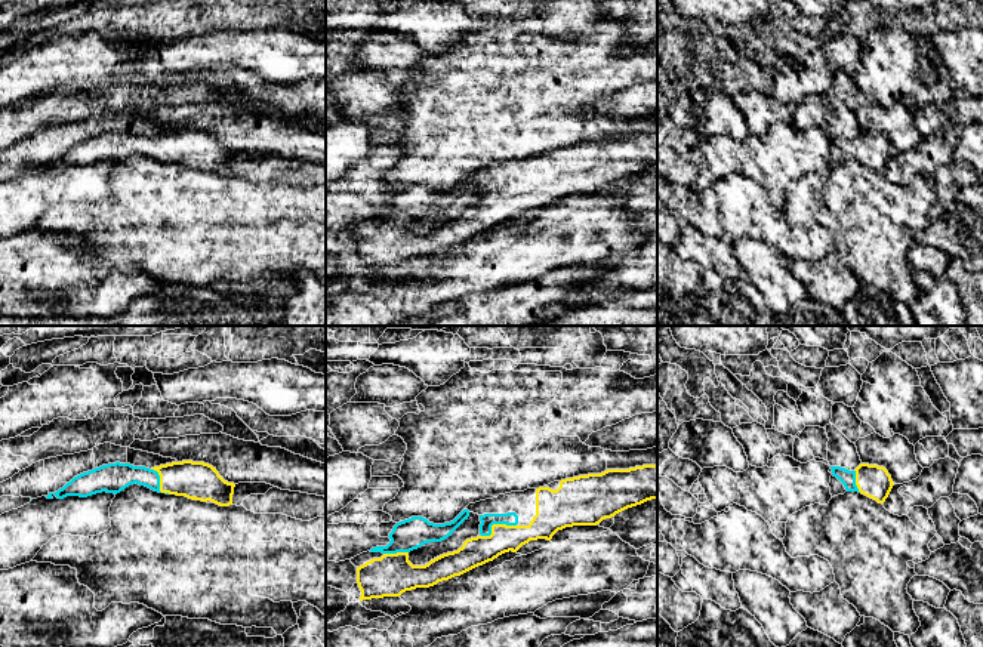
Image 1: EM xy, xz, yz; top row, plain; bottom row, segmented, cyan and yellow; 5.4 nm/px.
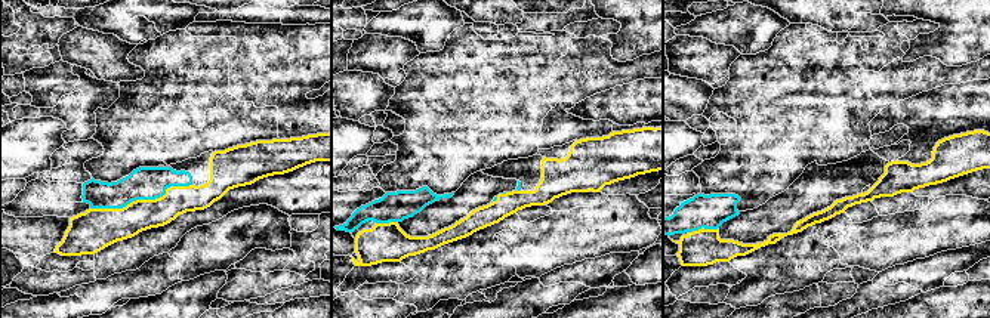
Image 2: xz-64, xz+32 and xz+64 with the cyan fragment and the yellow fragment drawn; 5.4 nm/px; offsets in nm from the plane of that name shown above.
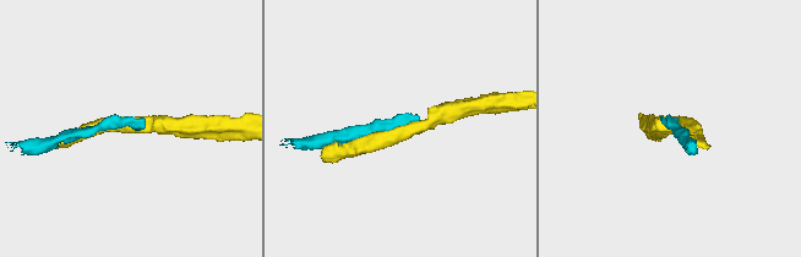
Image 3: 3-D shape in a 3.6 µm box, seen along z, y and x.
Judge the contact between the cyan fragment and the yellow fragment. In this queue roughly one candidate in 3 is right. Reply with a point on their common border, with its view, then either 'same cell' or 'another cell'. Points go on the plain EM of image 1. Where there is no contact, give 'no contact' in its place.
xz (496, 191) | same cell

